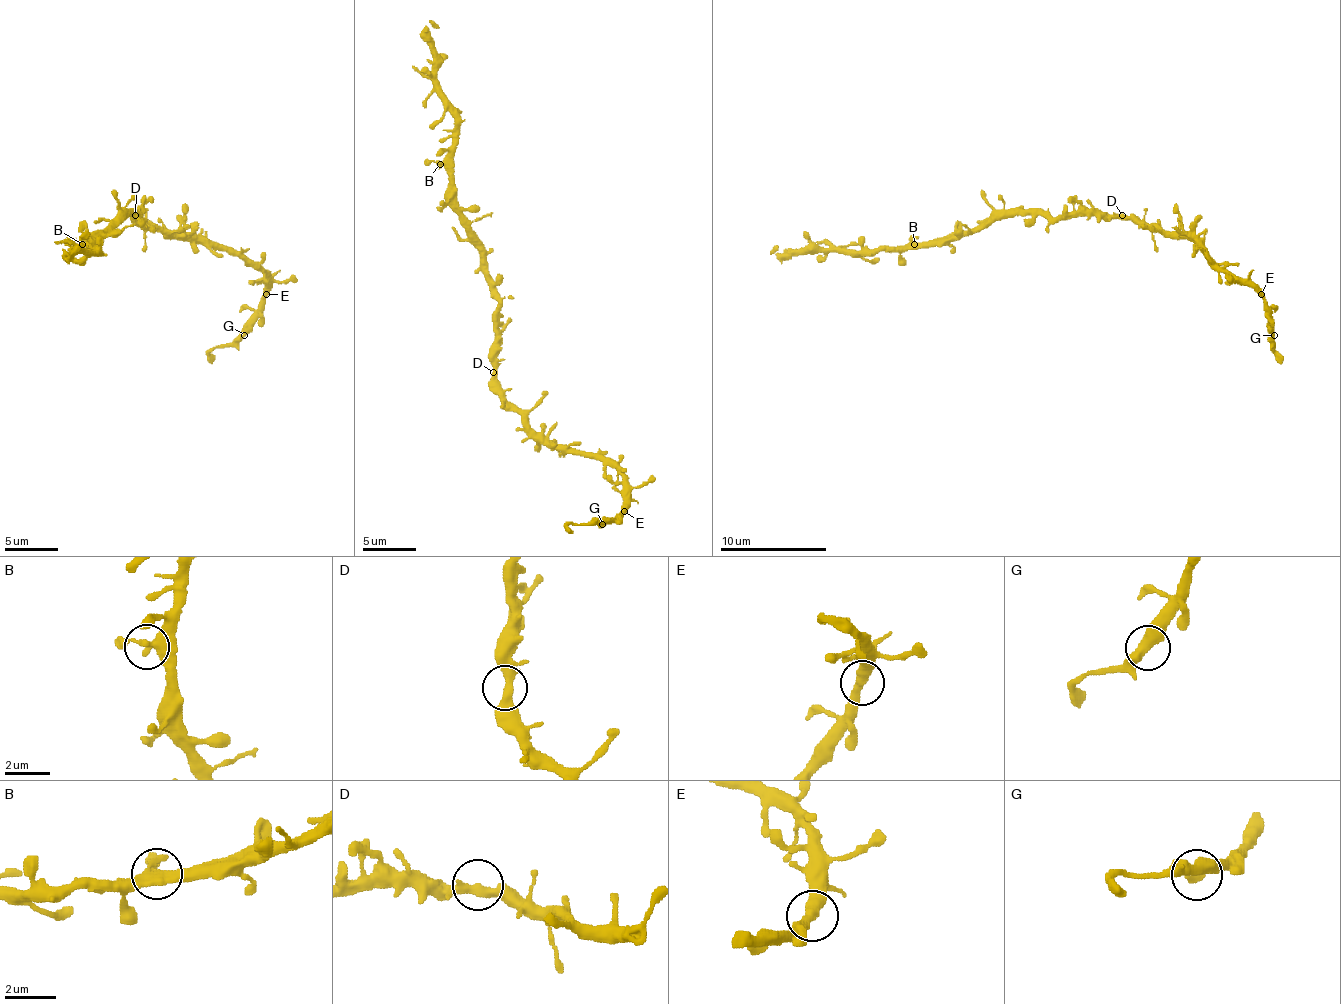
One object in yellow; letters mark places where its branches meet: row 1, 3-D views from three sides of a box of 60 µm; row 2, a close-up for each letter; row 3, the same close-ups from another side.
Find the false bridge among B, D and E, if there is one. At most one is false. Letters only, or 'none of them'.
none of them

